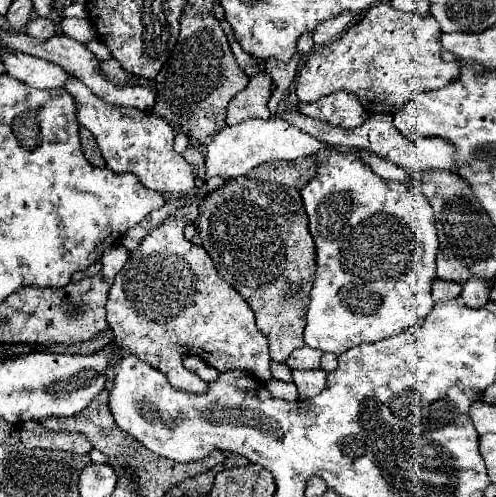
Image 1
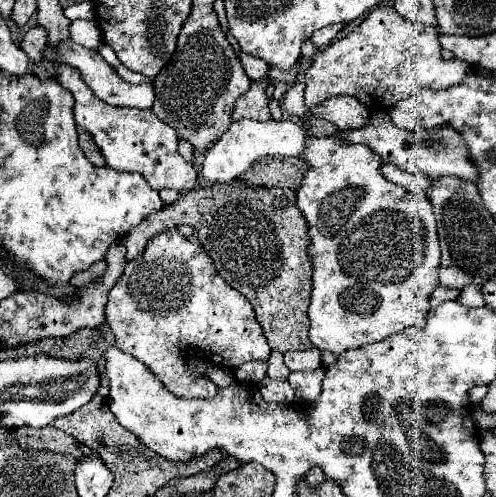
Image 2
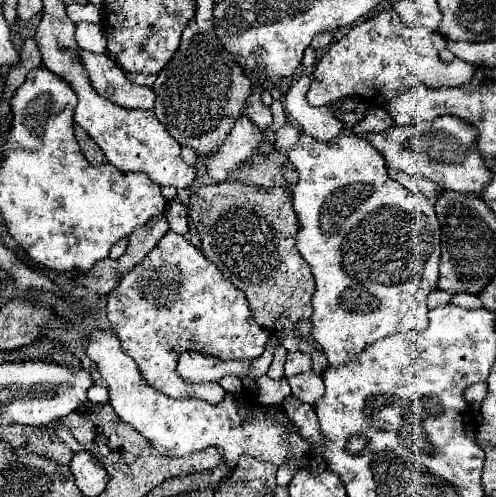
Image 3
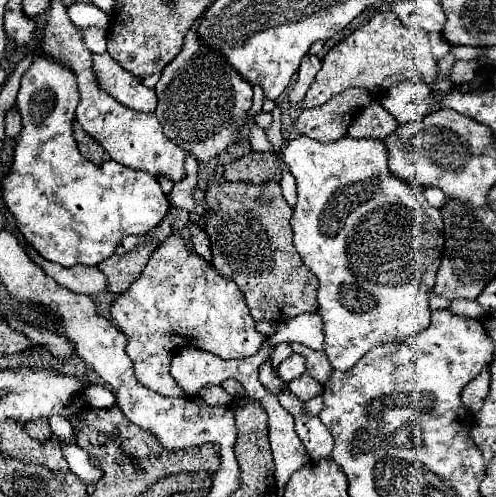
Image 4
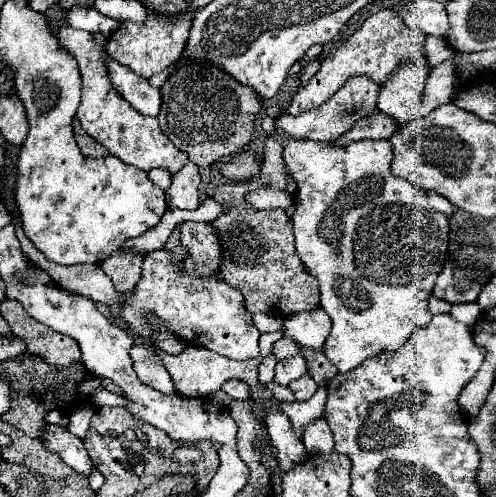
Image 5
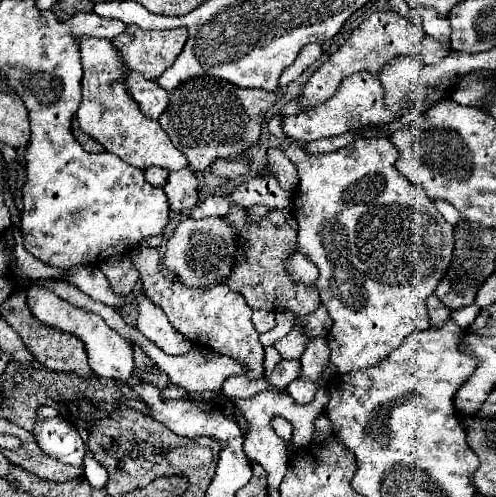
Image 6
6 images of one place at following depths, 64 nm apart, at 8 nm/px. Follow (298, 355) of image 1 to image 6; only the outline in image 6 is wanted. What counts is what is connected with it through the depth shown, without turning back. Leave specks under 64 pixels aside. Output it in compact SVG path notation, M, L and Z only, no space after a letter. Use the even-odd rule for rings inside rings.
M282 360L282 362L266 376L266 380L268 380L274 388L286 388L294 378L298 378L298 372L300 372L298 360L296 360L296 362L286 362L286 360Z

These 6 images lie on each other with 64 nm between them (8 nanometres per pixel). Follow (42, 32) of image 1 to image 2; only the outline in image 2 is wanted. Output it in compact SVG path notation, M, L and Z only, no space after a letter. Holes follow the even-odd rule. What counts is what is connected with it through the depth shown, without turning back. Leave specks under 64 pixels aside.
M36 26L32 30L26 32L24 40L22 40L22 50L28 54L28 58L32 62L40 62L44 56L42 56L42 50L44 50L44 44L46 44L46 34L44 34L44 28Z

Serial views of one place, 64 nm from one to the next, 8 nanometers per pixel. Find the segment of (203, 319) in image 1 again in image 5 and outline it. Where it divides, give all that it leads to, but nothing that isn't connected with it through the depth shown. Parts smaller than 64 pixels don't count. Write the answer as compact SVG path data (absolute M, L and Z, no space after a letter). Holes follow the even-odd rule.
M152 250L144 256L142 262L142 278L136 284L134 294L122 308L122 318L126 320L128 328L132 328L136 334L140 334L144 340L138 340L130 356L134 360L134 368L138 370L138 378L156 388L162 394L174 394L174 386L170 386L170 376L162 368L160 360L152 356L150 352L150 342L154 342L150 334L150 326L144 320L146 312L158 314L164 324L180 338L188 340L188 344L196 344L208 350L214 350L226 358L232 360L250 360L258 358L260 348L258 348L258 328L252 322L252 314L244 306L244 298L240 296L238 290L228 286L222 280L216 278L188 278L182 270L180 264L180 254L174 254L172 250Z

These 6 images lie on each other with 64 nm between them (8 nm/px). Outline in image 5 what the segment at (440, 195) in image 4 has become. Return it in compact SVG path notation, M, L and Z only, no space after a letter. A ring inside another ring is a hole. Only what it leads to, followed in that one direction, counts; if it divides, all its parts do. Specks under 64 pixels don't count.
M428 192L428 198L430 198L432 208L436 208L436 210L442 212L444 216L452 218L452 214L454 214L454 206L452 206L444 196L440 196L440 194L436 194L436 192Z

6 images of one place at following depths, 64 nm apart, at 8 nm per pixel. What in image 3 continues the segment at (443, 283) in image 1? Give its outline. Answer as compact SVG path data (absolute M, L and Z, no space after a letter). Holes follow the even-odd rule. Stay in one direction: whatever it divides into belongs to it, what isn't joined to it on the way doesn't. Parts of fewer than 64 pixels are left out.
M434 290L434 292L428 296L428 308L446 306L446 304L450 304L450 300L452 300L452 294L448 294L448 292L440 292L440 290Z

